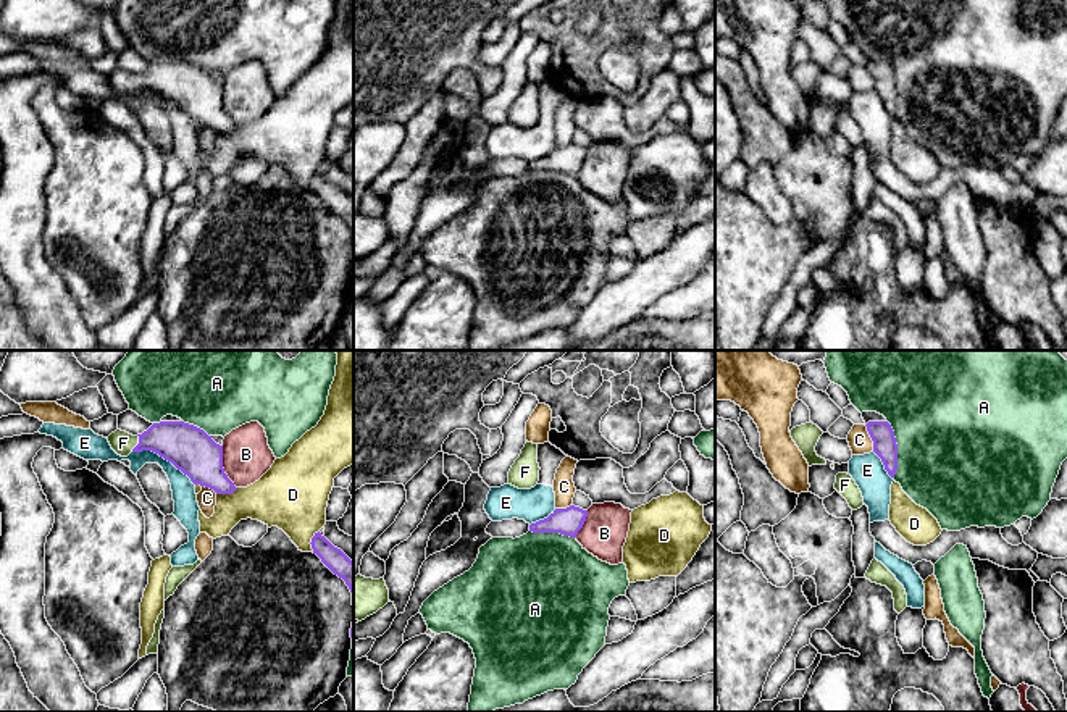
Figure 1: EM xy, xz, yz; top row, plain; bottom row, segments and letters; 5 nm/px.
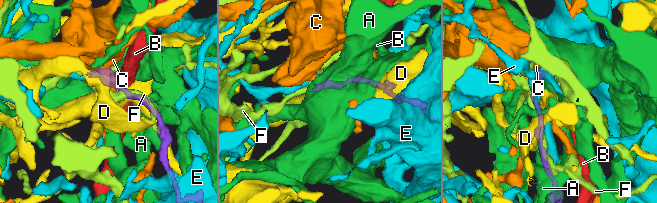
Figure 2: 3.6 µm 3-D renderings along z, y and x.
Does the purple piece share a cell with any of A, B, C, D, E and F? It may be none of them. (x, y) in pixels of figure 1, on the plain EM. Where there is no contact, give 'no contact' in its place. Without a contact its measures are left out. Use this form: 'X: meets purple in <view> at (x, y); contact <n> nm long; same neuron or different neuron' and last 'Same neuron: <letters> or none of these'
A: meets purple in yz at (896, 87); contact 300 nm long; different neuron
B: meets purple in xy at (221, 105); contact 220 nm long; different neuron
C: meets purple in yz at (870, 75); contact 140 nm long; different neuron
D: meets purple in xy at (312, 180); contact 120 nm long; different neuron
E: meets purple in xy at (165, 97); contact 360 nm long; different neuron
F: meets purple in xy at (139, 81); contact 90 nm long; same neuron
Same neuron: F

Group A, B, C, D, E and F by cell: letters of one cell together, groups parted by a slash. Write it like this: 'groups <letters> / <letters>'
groups A / B / C / D / E / F

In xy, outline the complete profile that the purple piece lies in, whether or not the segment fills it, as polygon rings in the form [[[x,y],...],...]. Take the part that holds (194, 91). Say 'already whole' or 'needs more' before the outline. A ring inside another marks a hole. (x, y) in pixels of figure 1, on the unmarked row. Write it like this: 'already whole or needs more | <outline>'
needs more | [[[160,60],[142,73],[132,74],[116,68],[107,77],[121,95],[152,89],[187,113],[194,123],[210,126],[216,132],[232,132],[237,128],[224,111],[223,84],[194,63]]]

